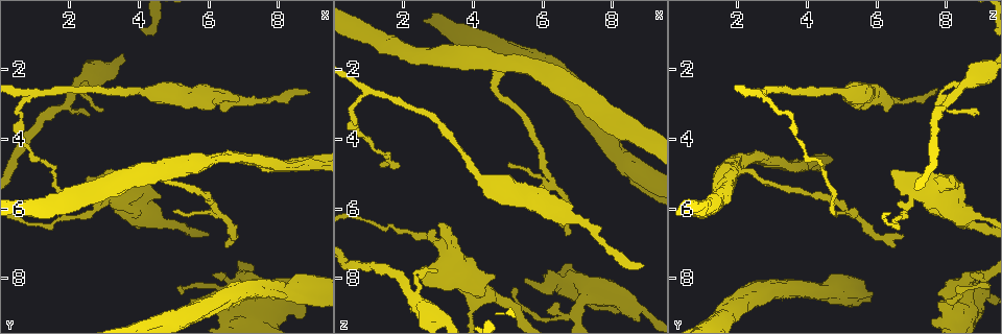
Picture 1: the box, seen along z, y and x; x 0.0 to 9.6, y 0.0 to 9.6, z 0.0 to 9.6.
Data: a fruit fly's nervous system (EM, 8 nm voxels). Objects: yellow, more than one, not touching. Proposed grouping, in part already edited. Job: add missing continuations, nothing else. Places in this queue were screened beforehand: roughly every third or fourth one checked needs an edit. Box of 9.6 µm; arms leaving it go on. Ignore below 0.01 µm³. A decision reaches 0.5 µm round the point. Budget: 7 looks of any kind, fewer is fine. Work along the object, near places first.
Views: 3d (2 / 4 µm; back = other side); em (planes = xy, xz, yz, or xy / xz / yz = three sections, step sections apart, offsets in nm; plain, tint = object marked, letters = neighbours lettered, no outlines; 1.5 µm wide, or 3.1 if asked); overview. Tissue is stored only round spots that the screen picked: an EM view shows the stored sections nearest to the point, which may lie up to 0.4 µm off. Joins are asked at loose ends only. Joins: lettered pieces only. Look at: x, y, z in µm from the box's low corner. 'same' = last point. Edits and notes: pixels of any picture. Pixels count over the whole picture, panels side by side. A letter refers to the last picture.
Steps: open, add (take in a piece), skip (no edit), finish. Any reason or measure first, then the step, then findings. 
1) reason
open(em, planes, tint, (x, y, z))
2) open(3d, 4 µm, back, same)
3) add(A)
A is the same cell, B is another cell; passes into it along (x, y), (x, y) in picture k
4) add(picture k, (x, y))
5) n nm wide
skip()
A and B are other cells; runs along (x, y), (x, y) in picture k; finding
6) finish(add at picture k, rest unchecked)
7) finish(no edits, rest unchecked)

branch stops here
open(em, planes, letters, (5.55, 8.65, 8.10))

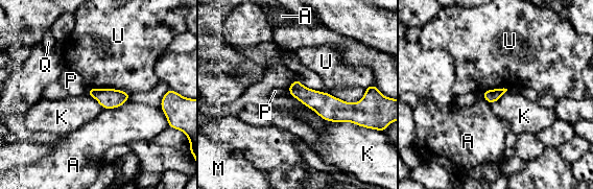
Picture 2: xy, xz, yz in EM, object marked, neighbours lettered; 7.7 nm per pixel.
skip()
A, K, M, P, Q and U are other cells; runs along (291, 88), (329, 108), (359, 107) in picture 2; none of them fits

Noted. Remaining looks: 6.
free end
open(3d, 2 µm, (6.75, 6.85, 6.75))

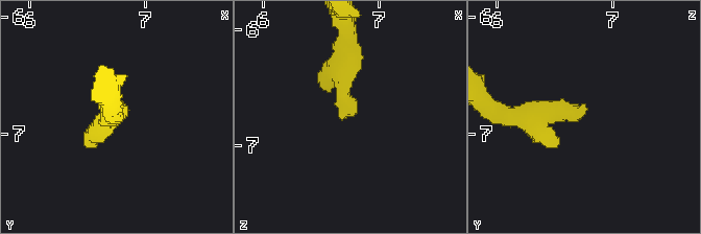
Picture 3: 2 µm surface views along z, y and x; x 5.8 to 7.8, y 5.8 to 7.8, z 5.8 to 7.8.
need the tissue
open(em, xz, step 8, tint, (6.72, 6.82, 6.74))

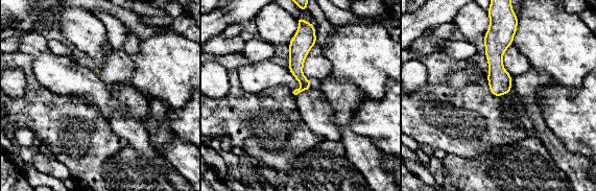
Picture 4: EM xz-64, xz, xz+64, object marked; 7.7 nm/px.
another direction
open(em, planes, letters, same)

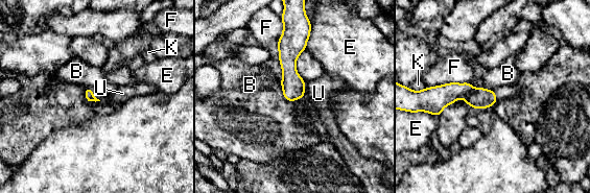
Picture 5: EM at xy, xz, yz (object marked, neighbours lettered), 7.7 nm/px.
skip()
B, E, F, K and U are other cells; border along (482, 86), (486, 89), (493, 89) in picture 5; no lettered piece goes on from it

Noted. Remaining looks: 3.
open(3d, 4 µm, (8.80, 2.60, 7.70))

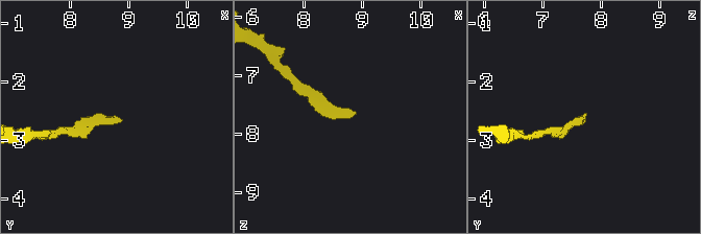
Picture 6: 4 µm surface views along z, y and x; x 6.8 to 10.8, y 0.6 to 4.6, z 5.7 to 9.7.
need the tissue
open(em, yz, step 4, tint, (8.90, 2.60, 7.65))

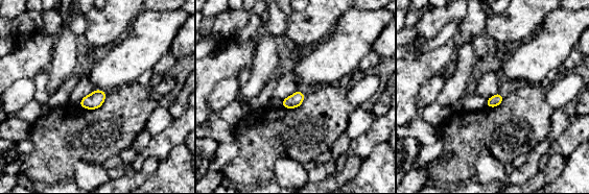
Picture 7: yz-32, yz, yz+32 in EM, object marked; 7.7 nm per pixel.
open(em, planes, letters, same)

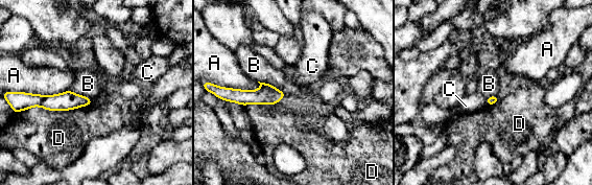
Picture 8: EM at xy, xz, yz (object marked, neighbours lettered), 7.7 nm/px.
skip()
A, B, C and D are other cells; runs along (30, 96), (44, 101), (89, 101) in picture 8; none of them fits

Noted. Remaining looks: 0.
finish(no edits, rest unchecked)

